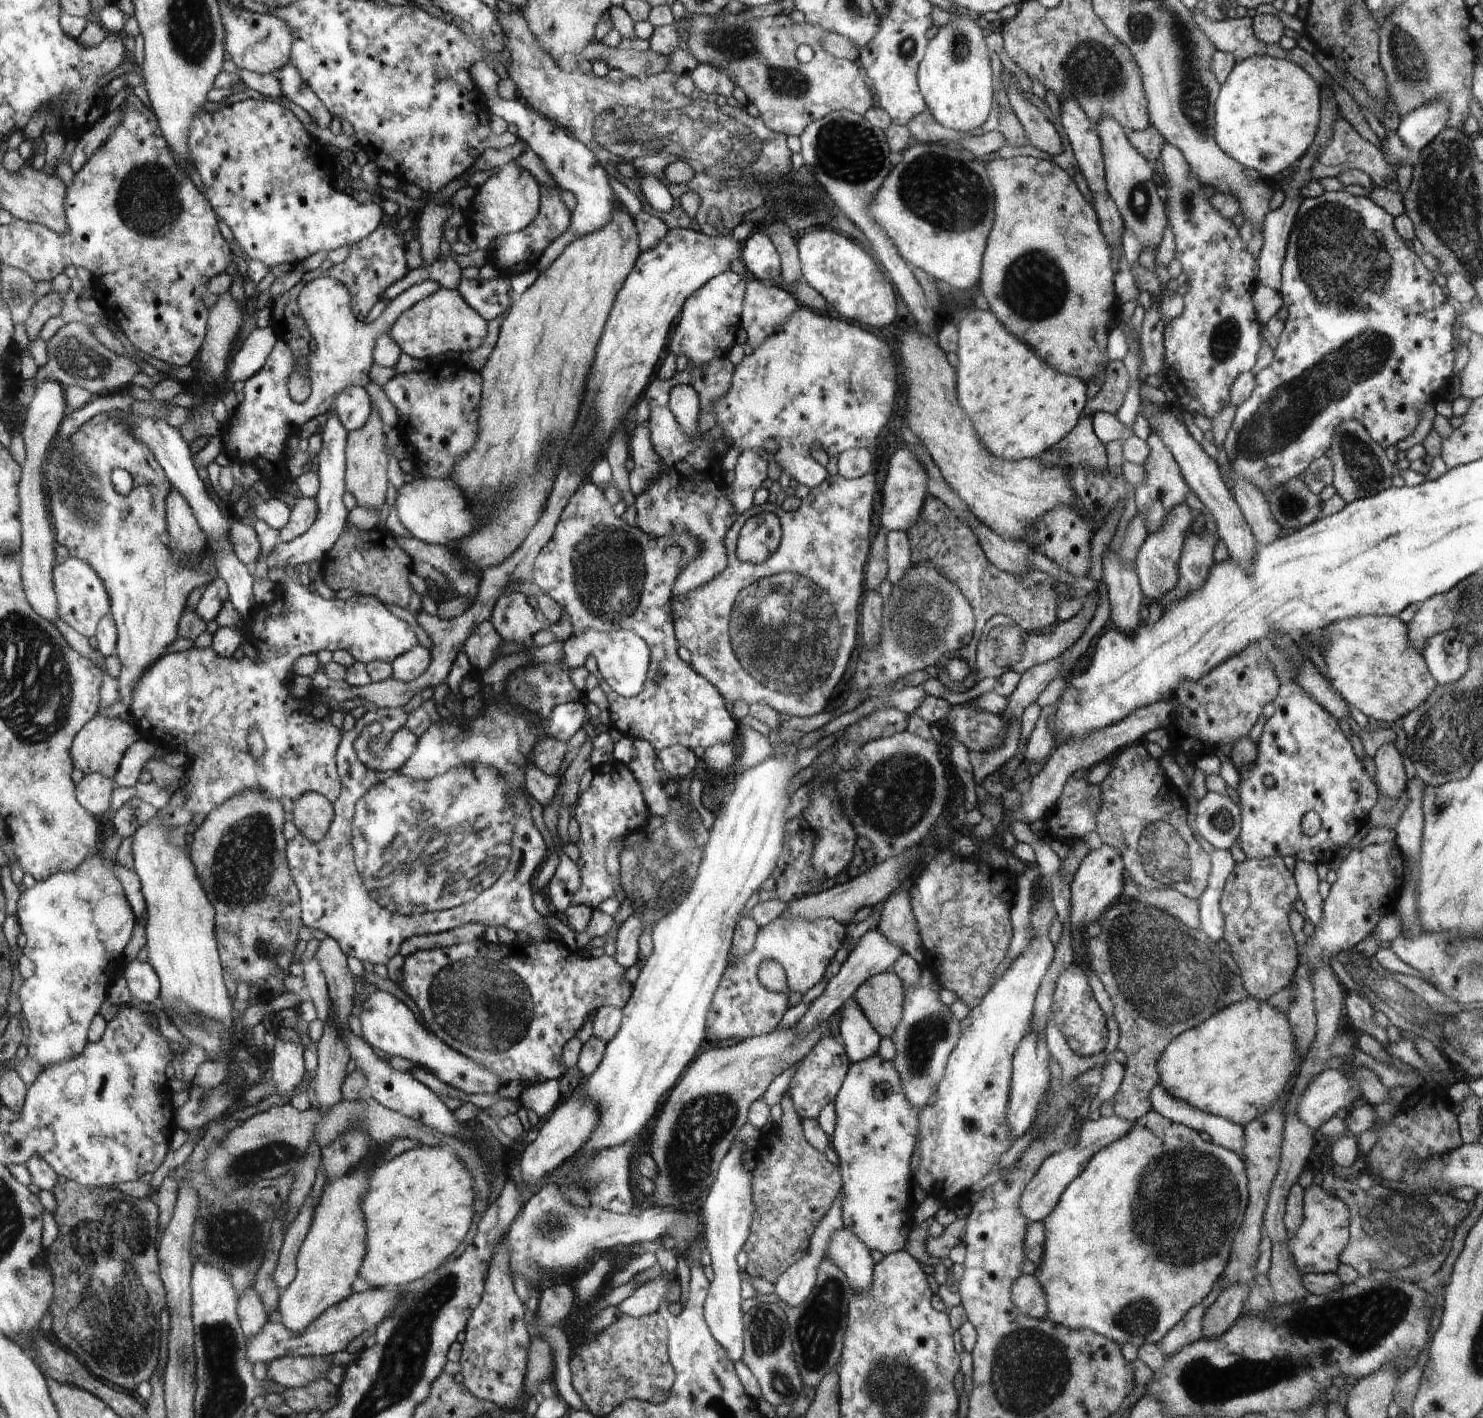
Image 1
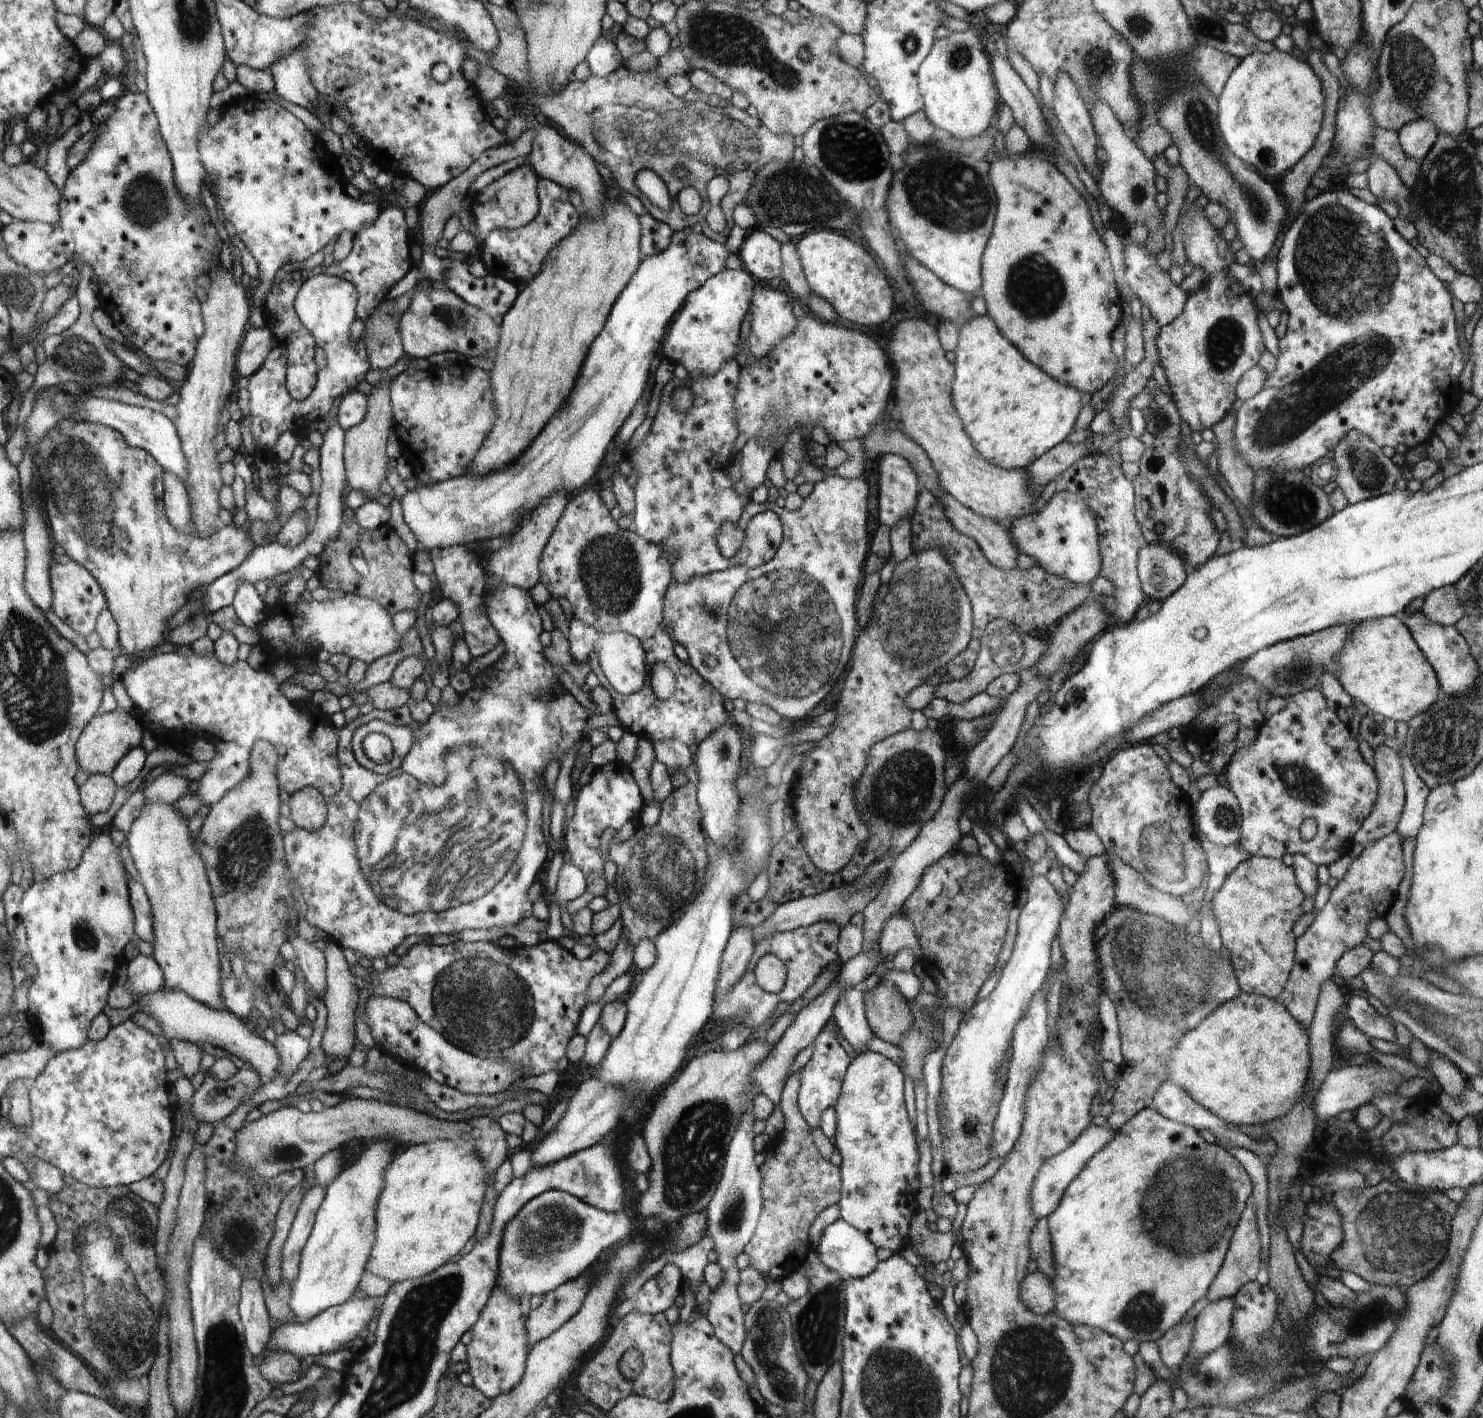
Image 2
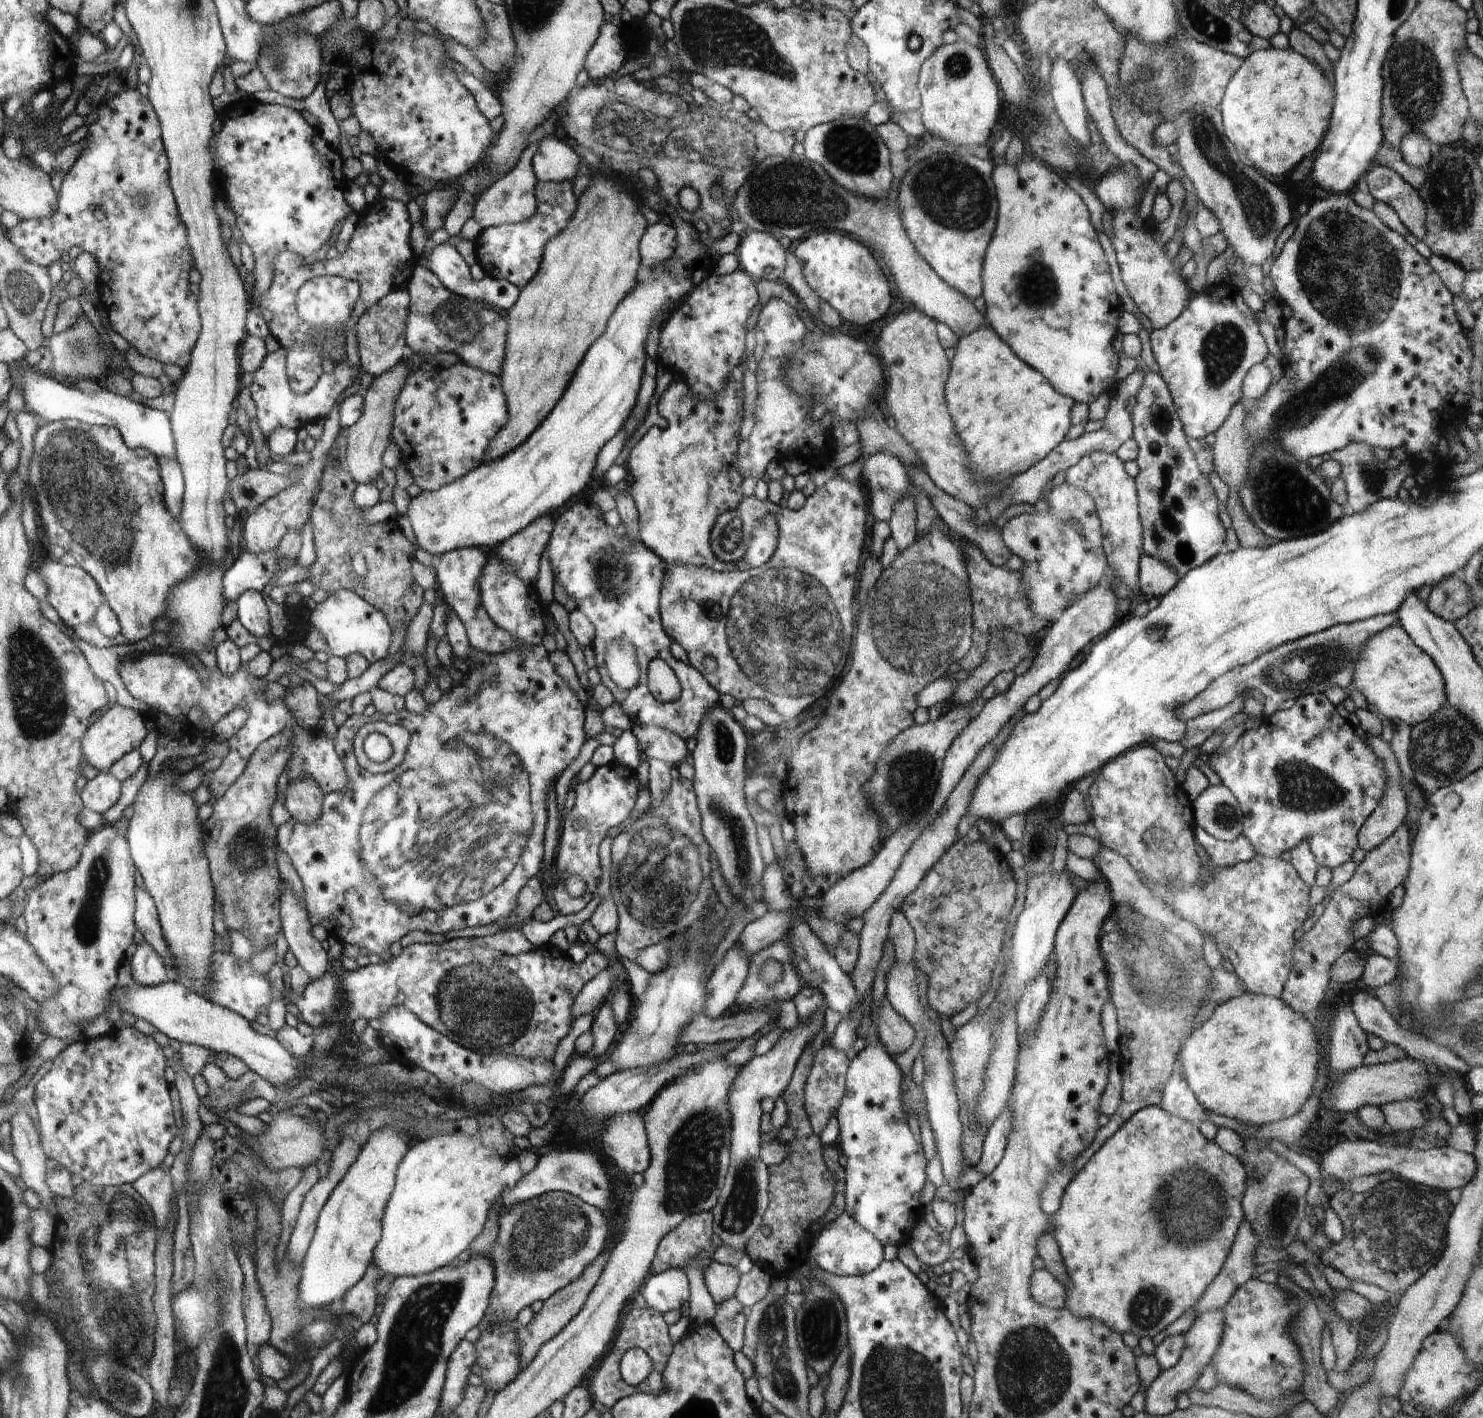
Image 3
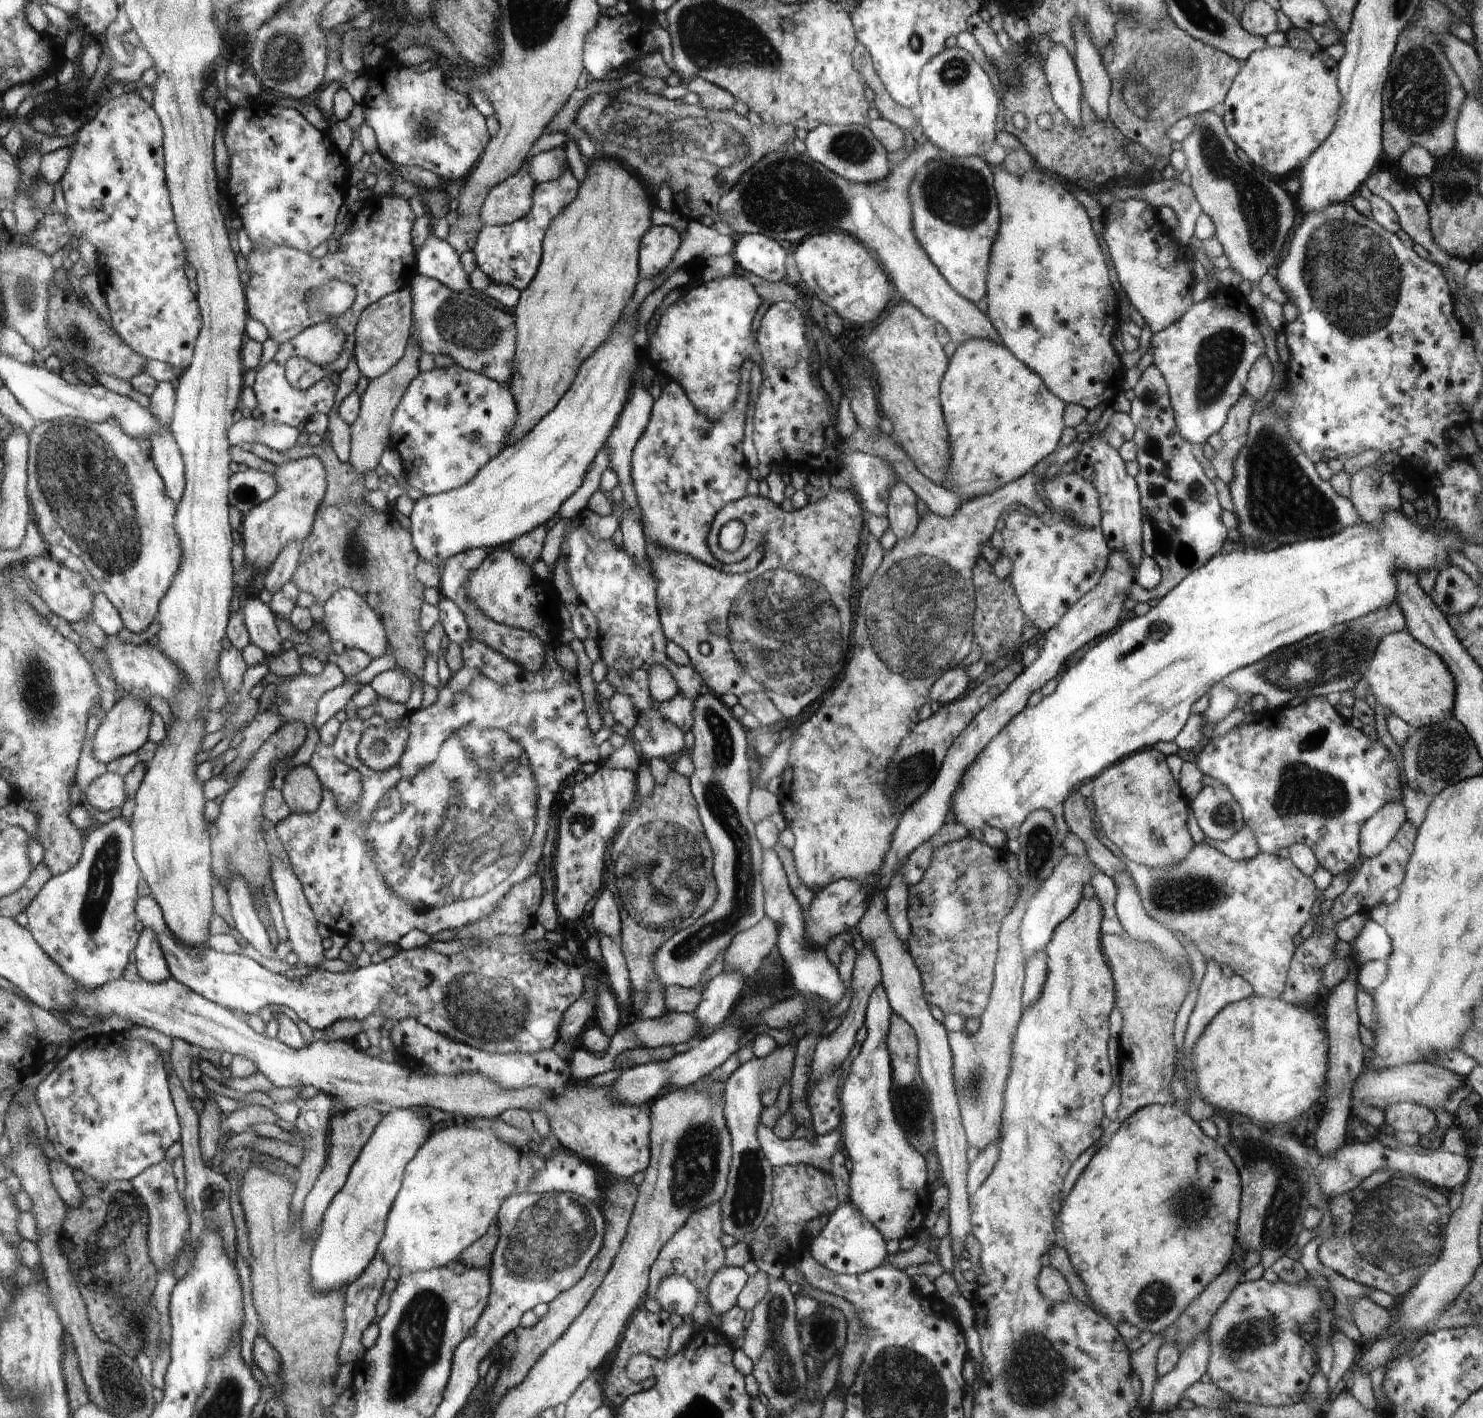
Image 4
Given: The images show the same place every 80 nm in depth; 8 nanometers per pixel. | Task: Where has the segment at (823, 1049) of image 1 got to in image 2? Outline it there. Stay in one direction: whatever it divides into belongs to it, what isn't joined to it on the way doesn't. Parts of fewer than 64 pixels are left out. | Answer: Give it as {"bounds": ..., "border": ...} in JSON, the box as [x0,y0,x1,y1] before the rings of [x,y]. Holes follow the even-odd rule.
{"bounds":[799,1019,851,1128],"border":[[[834,1019],[827,1022],[826,1028],[815,1038],[815,1048],[810,1060],[801,1070],[802,1084],[799,1088],[799,1109],[802,1111],[804,1118],[811,1123],[812,1128],[820,1127],[824,1110],[834,1107],[837,1103],[845,1072],[851,1063],[848,1053],[844,1051],[838,1041],[836,1029],[837,1024]]]}

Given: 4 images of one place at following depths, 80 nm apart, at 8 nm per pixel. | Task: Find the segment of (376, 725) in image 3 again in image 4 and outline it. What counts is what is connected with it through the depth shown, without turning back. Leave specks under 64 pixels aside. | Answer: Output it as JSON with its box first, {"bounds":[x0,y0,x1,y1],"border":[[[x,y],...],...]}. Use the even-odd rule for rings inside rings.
{"bounds":[359,725,409,770],"border":[[[401,725],[395,730],[368,728],[359,742],[359,757],[372,767],[372,770],[390,769],[391,766],[399,764],[404,749],[407,748],[409,736],[409,730]]]}

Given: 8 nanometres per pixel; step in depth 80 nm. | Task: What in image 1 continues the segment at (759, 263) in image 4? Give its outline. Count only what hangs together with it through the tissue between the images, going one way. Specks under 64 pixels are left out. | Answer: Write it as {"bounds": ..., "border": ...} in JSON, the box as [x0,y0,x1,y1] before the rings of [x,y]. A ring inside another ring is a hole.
{"bounds":[742,228,782,284],"border":[[[758,228],[742,243],[742,262],[754,279],[766,284],[766,280],[774,280],[780,276],[782,260],[775,243],[766,233]]]}

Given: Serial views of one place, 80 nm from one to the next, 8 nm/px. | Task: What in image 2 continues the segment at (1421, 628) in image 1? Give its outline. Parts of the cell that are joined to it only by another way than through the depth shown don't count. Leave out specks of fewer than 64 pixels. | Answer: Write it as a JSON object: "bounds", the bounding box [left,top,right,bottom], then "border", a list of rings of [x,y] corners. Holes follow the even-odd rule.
{"bounds":[1420,585,1465,626],"border":[[[1446,585],[1428,593],[1420,611],[1429,621],[1442,626],[1455,625],[1465,615],[1455,585]]]}

